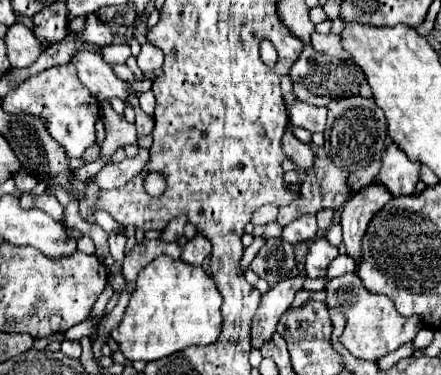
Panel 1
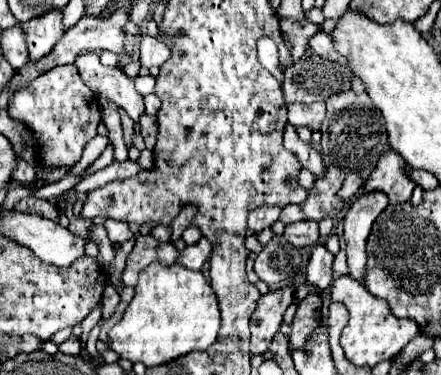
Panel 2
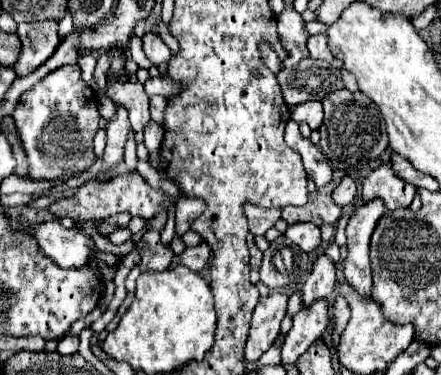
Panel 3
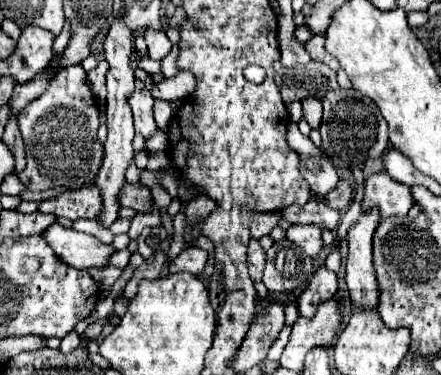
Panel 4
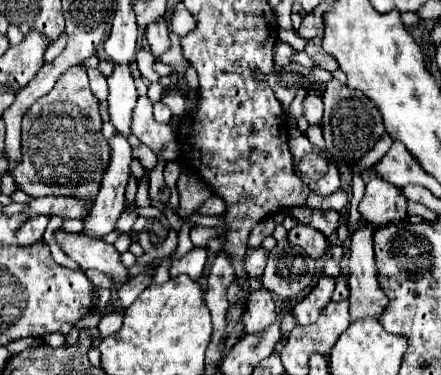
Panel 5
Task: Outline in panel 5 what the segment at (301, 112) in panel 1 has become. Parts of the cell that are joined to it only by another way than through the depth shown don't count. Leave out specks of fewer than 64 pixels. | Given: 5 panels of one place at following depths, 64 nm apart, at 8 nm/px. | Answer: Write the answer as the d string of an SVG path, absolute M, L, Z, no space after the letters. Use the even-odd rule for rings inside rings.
M308 94L302 102L304 106L304 116L308 118L310 124L320 124L322 120L322 110L324 110L324 104L322 104L322 98L316 96L316 94Z

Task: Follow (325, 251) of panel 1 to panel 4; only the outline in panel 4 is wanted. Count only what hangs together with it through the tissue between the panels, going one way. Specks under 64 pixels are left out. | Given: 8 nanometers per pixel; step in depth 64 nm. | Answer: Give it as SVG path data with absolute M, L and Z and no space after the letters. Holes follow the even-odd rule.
M320 266L320 268L316 270L314 278L310 280L308 288L306 288L306 290L300 294L300 298L296 300L296 304L298 304L298 314L300 314L302 318L314 318L316 308L318 308L322 302L334 298L336 290L338 290L336 274L330 272L330 270L326 270L326 266Z

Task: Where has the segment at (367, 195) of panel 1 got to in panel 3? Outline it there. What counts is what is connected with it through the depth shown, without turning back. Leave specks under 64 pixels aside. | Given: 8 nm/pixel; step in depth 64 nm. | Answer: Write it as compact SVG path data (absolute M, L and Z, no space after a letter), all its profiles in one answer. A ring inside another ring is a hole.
M372 200L362 204L346 226L348 258L344 262L344 276L348 284L360 294L372 294L372 270L370 270L370 236L376 222L384 214L384 202Z

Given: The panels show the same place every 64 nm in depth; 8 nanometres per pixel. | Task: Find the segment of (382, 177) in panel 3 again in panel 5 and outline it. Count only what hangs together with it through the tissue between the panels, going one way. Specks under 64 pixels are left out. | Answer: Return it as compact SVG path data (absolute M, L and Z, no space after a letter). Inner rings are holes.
M372 176L366 186L366 194L360 200L360 214L366 222L380 228L384 224L392 224L396 220L406 218L406 198L400 188L388 184L386 180Z

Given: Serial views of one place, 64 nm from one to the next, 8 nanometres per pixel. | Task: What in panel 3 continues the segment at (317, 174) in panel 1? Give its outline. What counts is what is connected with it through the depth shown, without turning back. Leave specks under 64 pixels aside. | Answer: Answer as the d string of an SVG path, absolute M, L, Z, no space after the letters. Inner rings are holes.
M334 172L334 180L328 186L312 192L308 204L304 204L302 208L286 206L282 210L282 218L288 224L296 224L296 222L314 222L318 226L322 226L322 224L336 224L338 218L340 218L342 208L332 204L332 196L330 194L332 194L332 190L336 188L336 184L340 182L342 176L344 176L344 172Z

